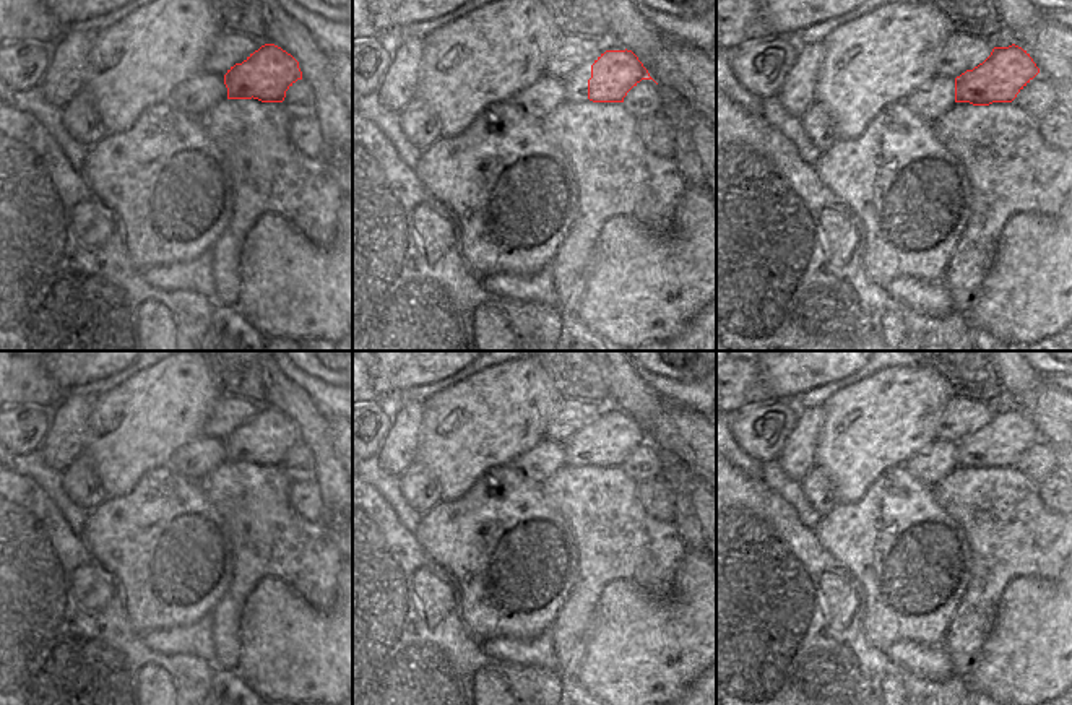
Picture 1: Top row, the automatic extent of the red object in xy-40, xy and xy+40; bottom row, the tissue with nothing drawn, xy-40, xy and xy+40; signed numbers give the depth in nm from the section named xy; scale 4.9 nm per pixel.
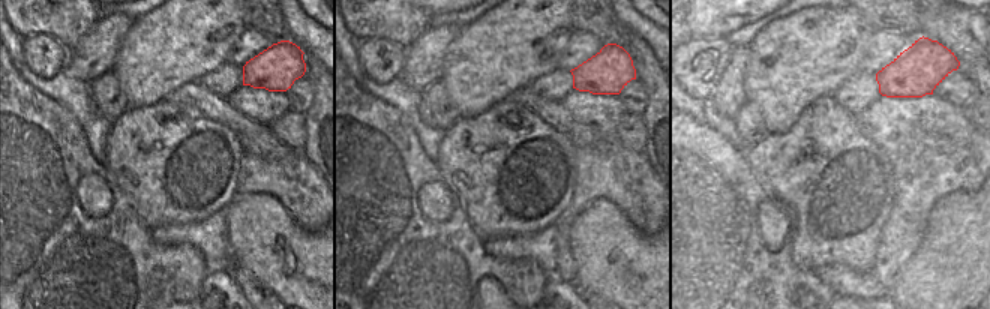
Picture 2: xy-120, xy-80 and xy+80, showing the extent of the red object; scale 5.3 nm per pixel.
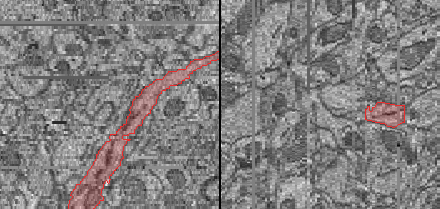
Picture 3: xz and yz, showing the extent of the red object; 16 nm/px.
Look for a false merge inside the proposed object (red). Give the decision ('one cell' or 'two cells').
one cell

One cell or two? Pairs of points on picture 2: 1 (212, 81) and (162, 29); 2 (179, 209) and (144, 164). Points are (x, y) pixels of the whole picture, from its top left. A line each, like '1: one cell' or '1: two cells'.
1: two cells
2: one cell

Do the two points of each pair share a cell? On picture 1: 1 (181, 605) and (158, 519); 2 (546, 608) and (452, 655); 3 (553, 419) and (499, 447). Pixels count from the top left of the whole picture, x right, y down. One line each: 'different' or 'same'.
1: same
2: different
3: same

